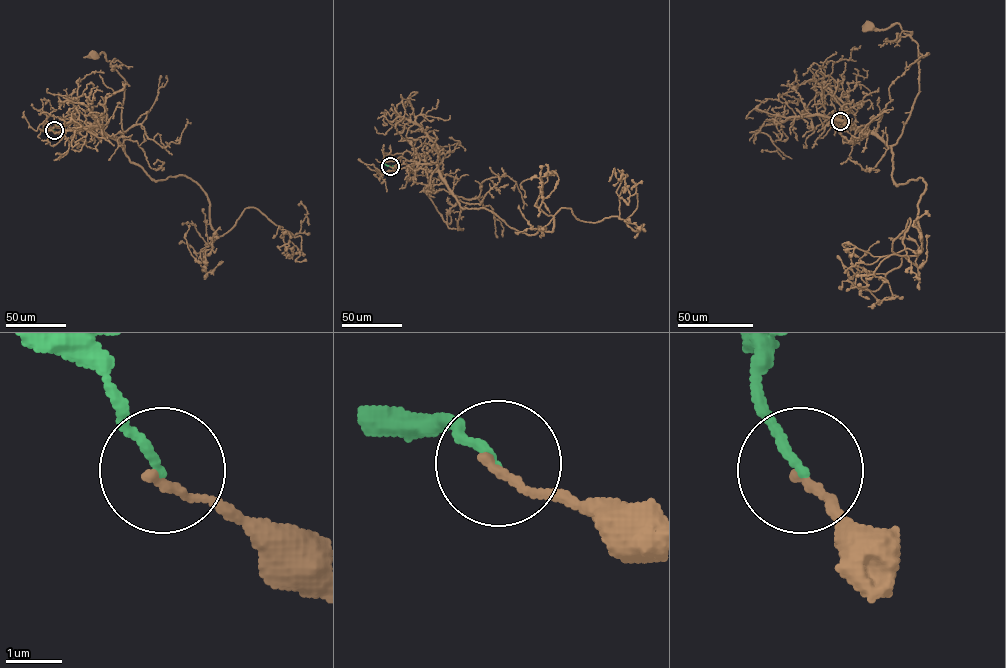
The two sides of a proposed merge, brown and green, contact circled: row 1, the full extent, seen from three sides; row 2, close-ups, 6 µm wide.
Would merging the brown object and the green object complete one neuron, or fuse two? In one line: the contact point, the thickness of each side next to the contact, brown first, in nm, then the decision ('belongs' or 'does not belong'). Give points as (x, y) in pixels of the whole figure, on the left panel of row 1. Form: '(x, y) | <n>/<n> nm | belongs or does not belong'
(54, 130) | 150/150 nm | does not belong

